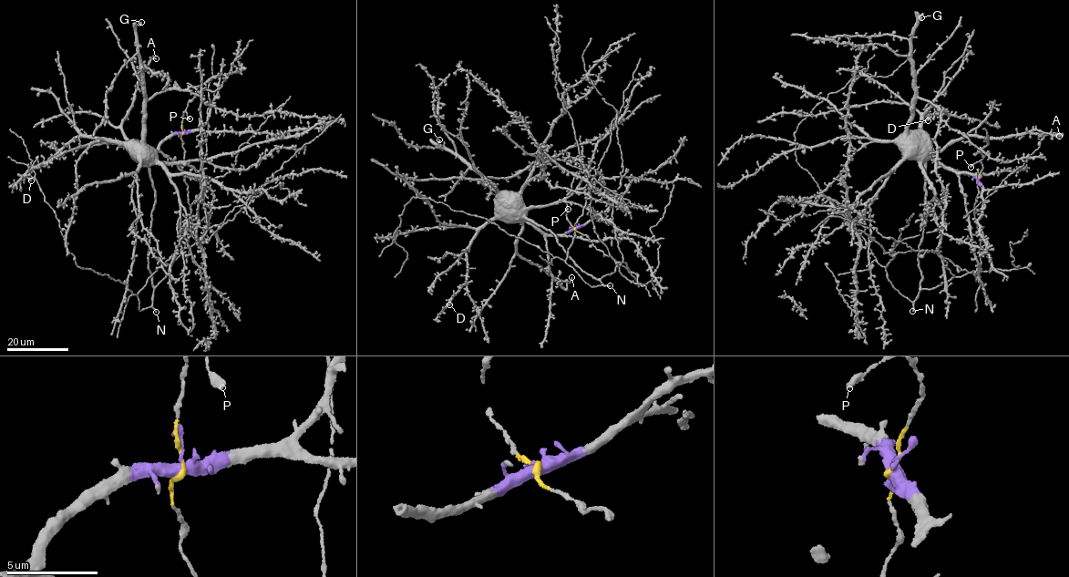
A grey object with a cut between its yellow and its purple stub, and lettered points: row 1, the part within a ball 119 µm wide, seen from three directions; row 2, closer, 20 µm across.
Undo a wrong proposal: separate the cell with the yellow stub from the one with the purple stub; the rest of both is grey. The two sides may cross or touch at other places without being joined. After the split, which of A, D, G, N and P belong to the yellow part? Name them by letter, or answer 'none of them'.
P

